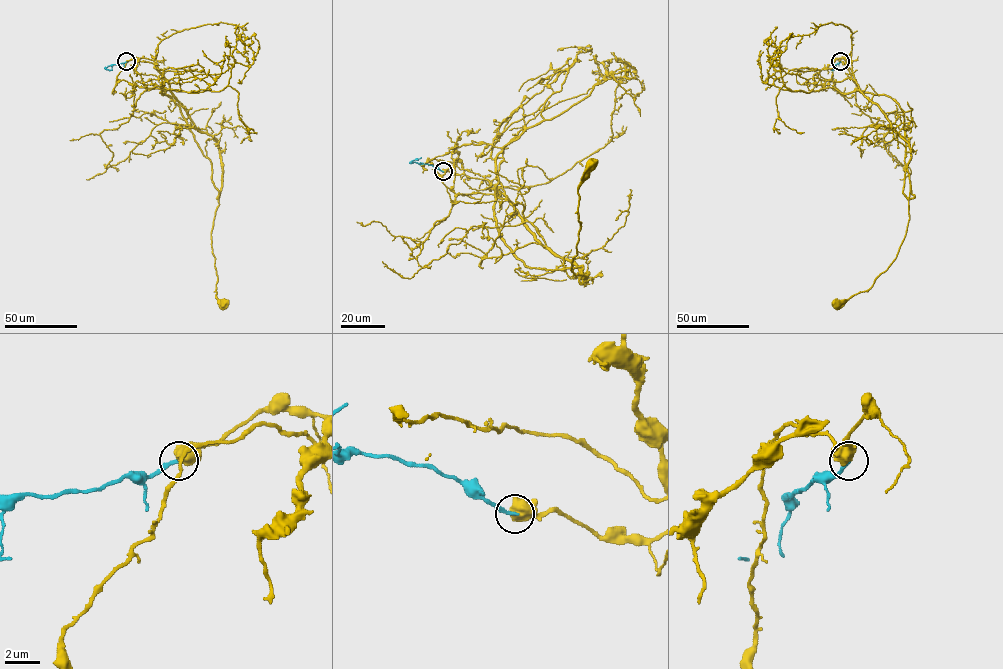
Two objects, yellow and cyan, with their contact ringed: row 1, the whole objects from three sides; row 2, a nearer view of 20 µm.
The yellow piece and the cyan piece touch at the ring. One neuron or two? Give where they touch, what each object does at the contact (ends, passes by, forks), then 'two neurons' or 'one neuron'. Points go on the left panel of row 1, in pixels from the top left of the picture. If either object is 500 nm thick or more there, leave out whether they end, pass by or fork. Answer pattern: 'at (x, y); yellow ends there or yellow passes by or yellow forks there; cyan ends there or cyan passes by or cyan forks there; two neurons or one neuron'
at (126, 61); one neuron

